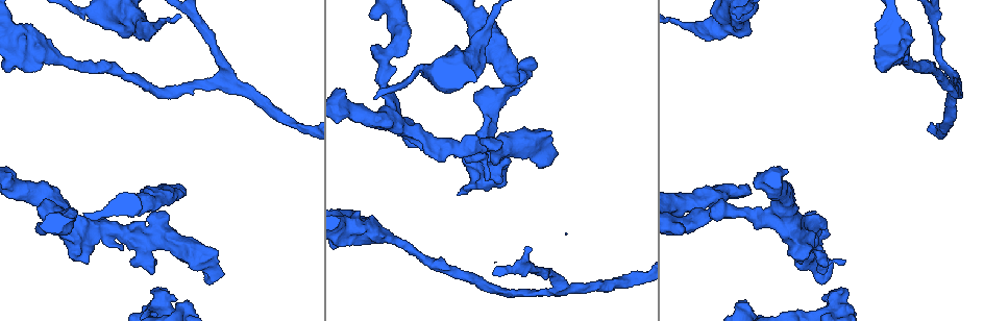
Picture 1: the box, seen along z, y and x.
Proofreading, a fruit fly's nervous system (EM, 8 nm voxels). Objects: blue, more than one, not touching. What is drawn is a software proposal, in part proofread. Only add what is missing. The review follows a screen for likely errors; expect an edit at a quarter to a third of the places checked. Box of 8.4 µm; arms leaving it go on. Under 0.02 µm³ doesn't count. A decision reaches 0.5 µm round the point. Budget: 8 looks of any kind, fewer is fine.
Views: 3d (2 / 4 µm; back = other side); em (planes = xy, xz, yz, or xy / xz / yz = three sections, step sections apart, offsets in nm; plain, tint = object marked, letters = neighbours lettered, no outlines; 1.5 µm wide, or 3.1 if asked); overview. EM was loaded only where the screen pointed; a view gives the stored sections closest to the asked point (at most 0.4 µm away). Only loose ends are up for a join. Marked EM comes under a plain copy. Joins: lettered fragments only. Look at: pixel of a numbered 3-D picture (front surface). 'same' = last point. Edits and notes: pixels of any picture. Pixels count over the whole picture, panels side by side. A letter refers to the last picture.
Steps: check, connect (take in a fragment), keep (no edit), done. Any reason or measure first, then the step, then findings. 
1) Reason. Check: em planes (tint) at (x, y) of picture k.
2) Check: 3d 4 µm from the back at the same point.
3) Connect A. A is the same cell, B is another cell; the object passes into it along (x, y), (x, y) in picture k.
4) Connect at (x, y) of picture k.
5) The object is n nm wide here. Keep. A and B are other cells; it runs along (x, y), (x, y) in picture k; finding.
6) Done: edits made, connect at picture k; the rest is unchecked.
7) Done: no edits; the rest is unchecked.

Stops while still wide. Check: 3d 2 µm at (749, 187) of picture 1.

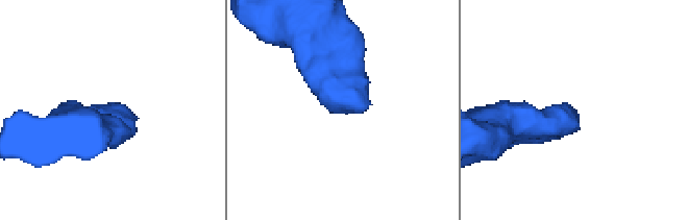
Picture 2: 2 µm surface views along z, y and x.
Need the tissue. Check: em planes (letters) at (367, 107) of picture 2.

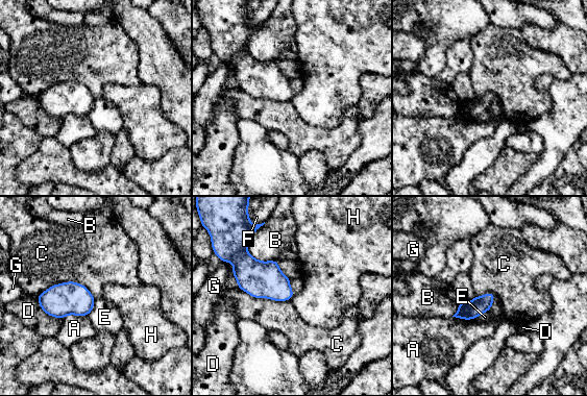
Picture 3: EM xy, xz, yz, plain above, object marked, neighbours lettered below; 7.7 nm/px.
Keep. A, B, C, D, E, F, G and H are other cells; no lettered fragment goes on from it.

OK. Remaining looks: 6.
Stops while still wide. Check: em planes (letters) at (807, 214) of picture 1.

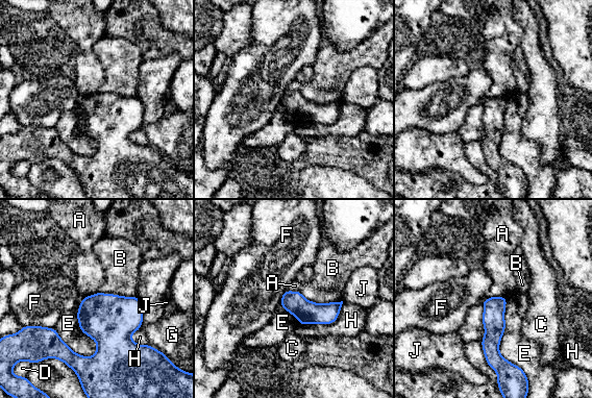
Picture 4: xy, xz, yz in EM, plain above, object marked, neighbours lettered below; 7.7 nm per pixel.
Keep. A, B, C, D, E, F, G, H and J are other cells; none of them fits.

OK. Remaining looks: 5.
Thick end. Check: em planes (letters) at (824, 294) of picture 1.

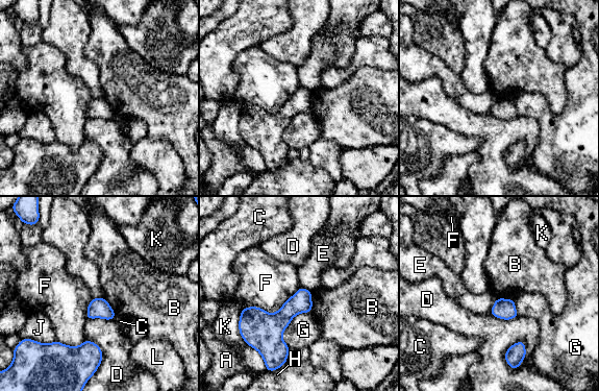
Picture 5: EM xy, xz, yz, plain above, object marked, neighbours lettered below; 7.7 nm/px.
The longest contact is with F, 480 nm. Keep. A, B, C, D, E, F, G, H, J, K and L are other cells; a border runs along (497, 298), (490, 313) in picture 5; none of them fits.

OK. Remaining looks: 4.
Done: no edits; the rest is unchecked.

